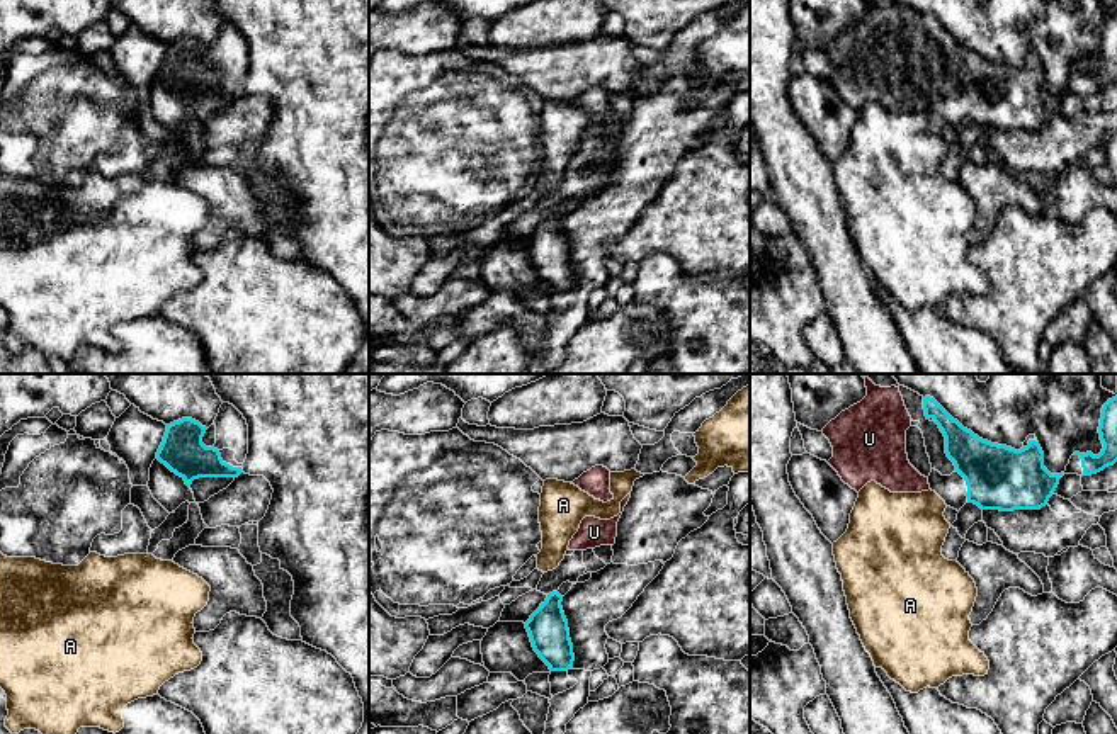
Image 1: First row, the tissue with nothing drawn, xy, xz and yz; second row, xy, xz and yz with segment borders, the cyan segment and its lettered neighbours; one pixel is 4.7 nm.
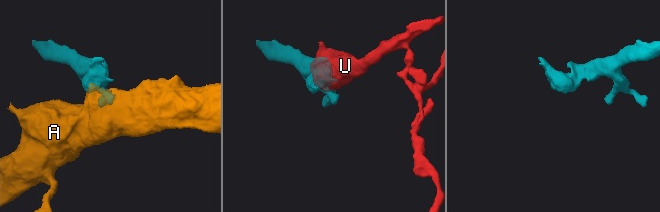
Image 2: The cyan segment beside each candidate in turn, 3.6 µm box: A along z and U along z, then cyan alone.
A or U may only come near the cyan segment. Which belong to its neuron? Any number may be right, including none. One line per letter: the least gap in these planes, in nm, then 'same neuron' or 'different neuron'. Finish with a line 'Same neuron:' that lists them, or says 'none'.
A: 100 nm apart; different neuron
U: 70 nm apart; same neuron
Same neuron: U

